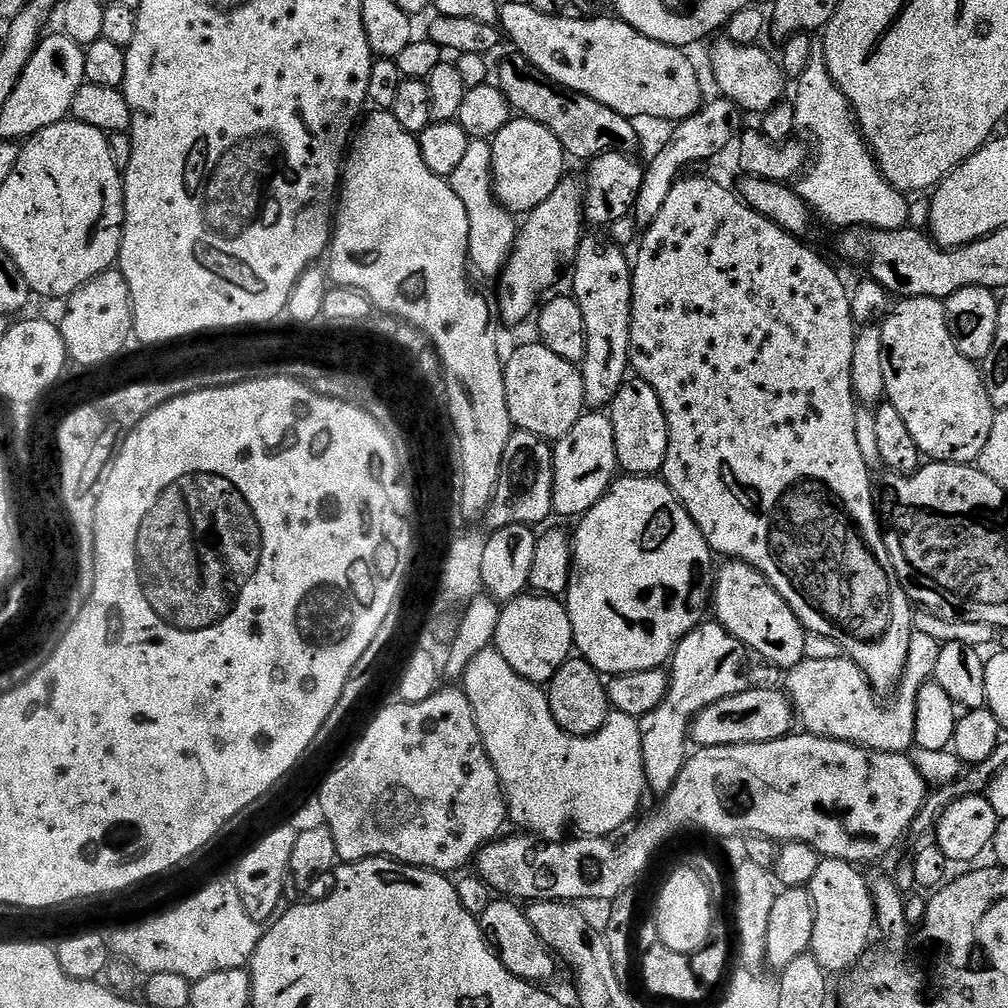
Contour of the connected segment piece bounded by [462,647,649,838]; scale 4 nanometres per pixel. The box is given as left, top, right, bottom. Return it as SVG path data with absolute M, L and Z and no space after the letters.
M495 647L482 650L482 654L470 662L462 677L462 690L470 698L486 754L504 788L509 821L516 823L521 833L556 838L567 824L573 824L581 837L606 837L619 833L637 819L636 811L644 800L644 792L649 791L637 717L613 711L593 736L576 737L566 733L551 714L547 691L520 677Z

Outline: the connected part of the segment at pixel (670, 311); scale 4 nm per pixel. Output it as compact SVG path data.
M687 176L677 179L676 183L672 185L670 194L666 194L666 202L662 202L662 210L658 210L658 218L654 218L654 222L643 229L642 235L638 240L638 247L635 249L635 252L637 251L636 256L634 252L634 263L632 264L632 321L630 322L630 346L632 349L628 358L631 371L639 379L644 380L650 386L654 386L654 394L658 394L658 398L662 402L662 410L666 414L668 449L666 450L666 462L664 463L662 479L664 483L670 486L670 490L675 496L680 499L682 506L690 514L690 518L694 518L698 530L702 530L706 542L712 547L712 551L717 557L724 556L720 558L740 560L743 564L748 564L754 570L758 570L758 574L762 574L766 578L766 582L770 586L774 586L774 590L778 590L778 594L782 594L782 598L786 598L790 610L794 610L794 614L800 619L804 629L814 635L821 635L823 638L830 638L834 642L838 642L843 655L855 662L864 671L866 678L872 683L873 692L877 694L883 694L883 692L895 693L900 680L904 676L906 662L910 654L910 642L914 631L912 626L914 605L904 593L904 588L900 585L899 578L896 577L894 562L890 558L888 547L884 541L882 520L881 517L880 520L876 517L876 500L872 497L874 476L866 466L866 458L862 458L862 449L858 446L858 434L854 434L858 401L857 396L852 391L851 360L854 358L858 326L853 322L850 314L849 285L844 285L840 281L839 274L814 249L807 248L803 239L790 235L774 222L762 218L762 214L758 214L752 207L745 204L733 189L731 192L730 189L723 188L718 181L707 180L704 176Z

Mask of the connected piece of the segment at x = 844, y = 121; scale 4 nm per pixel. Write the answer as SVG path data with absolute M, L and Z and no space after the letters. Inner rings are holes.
M823 43L812 45L810 64L795 81L796 100L791 101L796 119L796 127L802 133L812 135L814 145L814 159L809 163L806 171L795 181L794 190L805 200L817 217L820 216L828 224L833 224L836 230L850 228L902 228L908 224L909 197L899 192L893 184L880 172L876 165L876 158L872 155L863 135L858 131L854 119L852 106L842 94L842 90L834 82L830 70L826 67L826 54Z

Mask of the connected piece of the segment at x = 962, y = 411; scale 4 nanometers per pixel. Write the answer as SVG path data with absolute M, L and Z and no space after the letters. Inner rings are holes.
M901 299L880 324L887 403L902 414L906 427L929 461L970 464L979 461L998 409L990 402L977 361L966 358L950 334L944 301Z

